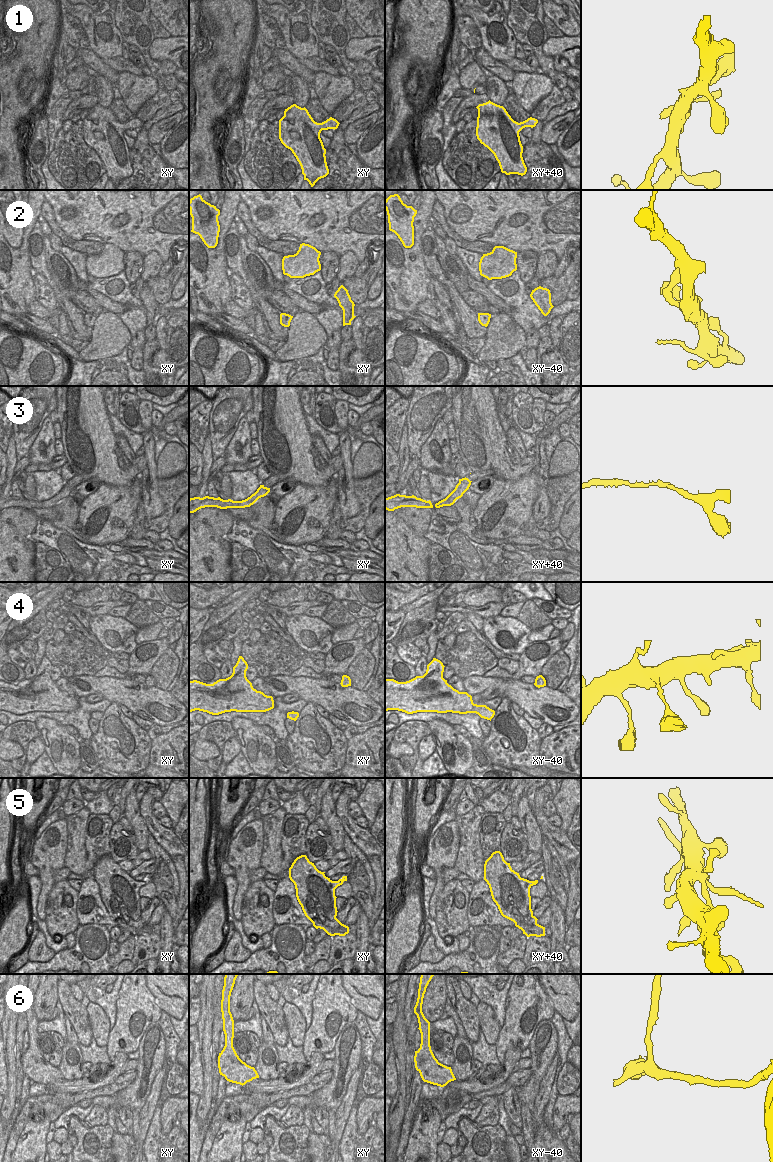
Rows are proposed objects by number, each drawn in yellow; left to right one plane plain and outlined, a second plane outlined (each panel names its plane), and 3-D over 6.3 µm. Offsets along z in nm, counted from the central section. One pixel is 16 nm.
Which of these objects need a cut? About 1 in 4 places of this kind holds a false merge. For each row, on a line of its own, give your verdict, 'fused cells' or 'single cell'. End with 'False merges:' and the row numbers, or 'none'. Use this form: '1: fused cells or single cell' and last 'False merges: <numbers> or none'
1: fused cells
2: single cell
3: single cell
4: single cell
5: fused cells
6: single cell
False merges: 1, 5

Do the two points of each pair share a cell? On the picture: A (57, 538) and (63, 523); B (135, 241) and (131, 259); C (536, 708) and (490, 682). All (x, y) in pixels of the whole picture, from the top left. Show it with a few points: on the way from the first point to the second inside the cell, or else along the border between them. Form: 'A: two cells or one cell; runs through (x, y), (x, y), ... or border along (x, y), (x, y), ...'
A: two cells; border along (50, 521), (56, 527), (66, 530), (81, 542)
B: two cells; border along (125, 251), (138, 251), (144, 255)
C: one cell; runs through (525, 697), (521, 693), (501, 685)

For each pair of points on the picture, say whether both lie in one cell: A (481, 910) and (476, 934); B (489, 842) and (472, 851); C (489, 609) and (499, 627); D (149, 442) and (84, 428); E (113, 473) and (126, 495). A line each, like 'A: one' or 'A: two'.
A: two
B: two
C: two
D: two
E: two

